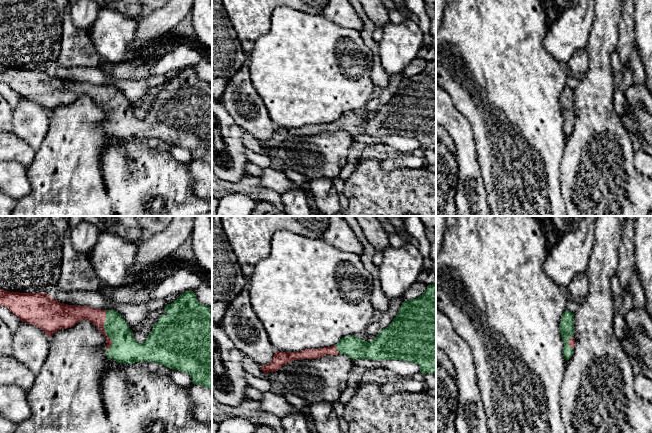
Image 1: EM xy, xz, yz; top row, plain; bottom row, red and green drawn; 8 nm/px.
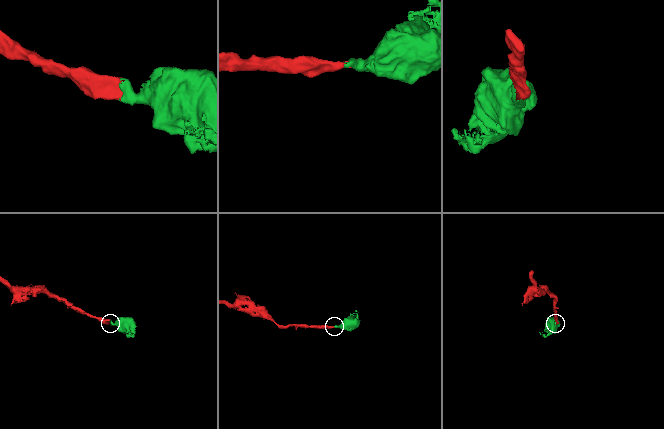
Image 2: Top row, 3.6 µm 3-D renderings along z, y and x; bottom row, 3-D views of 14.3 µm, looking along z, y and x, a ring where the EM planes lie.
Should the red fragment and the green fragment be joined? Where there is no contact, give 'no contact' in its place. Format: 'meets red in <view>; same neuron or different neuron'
meets red in xy; same neuron

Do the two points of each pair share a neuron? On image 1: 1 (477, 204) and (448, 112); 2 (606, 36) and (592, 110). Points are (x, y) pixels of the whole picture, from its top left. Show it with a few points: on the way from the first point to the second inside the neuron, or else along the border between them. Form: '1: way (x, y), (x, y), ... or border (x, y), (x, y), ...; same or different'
1: way (469, 181), (462, 135); same
2: way (599, 54), (598, 83), (594, 92); same

